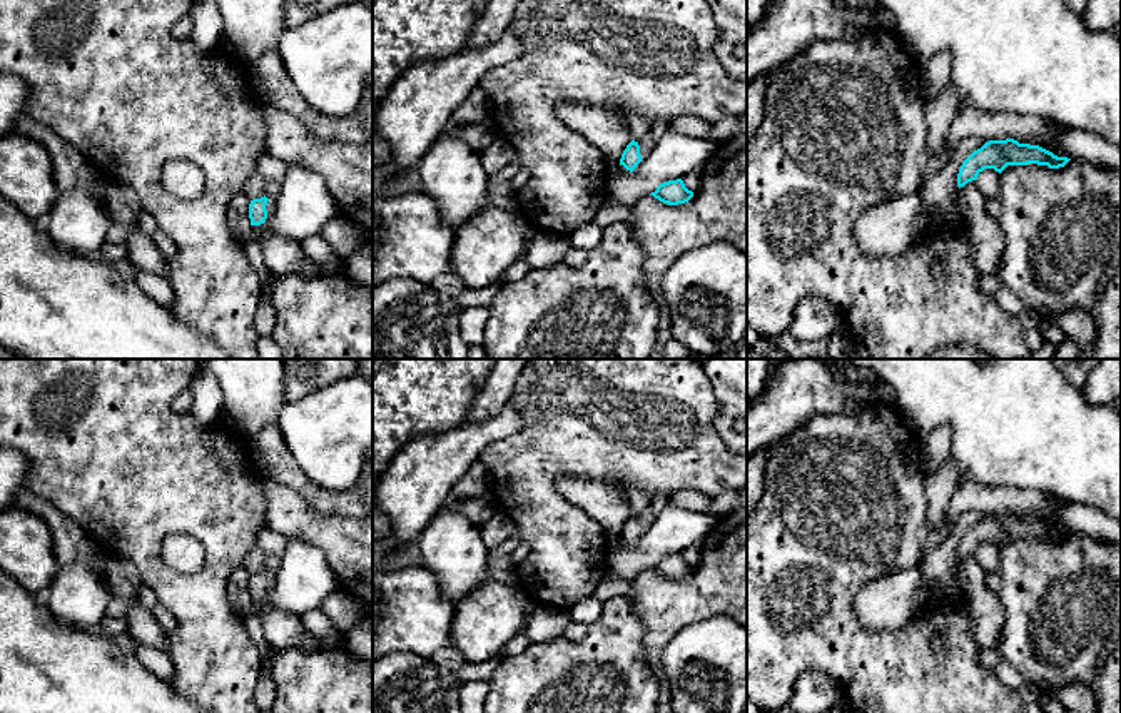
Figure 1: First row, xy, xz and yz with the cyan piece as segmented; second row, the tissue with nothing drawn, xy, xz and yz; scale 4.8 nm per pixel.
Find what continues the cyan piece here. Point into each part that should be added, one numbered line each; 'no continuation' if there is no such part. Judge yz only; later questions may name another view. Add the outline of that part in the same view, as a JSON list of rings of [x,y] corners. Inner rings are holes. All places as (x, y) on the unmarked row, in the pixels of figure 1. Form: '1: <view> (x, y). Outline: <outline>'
no continuation

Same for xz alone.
1: xz (645, 516). Outline: [[[650,508],[643,509],[637,516],[640,519],[640,529],[642,529],[642,533],[647,531],[647,528],[650,526],[650,523],[655,519],[653,513],[650,511]]]

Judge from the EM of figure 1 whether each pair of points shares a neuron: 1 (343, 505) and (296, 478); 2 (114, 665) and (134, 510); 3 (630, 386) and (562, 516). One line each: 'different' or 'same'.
1: same
2: different
3: same

